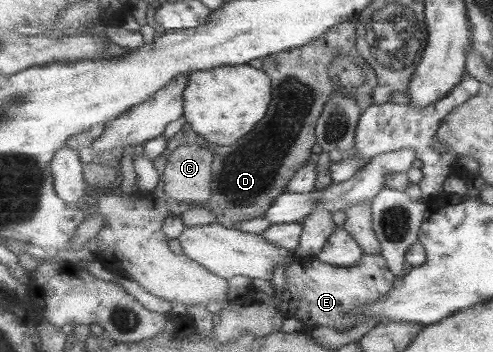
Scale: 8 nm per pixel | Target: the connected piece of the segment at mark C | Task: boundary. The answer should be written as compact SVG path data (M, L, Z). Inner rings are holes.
M184 144L168 154L164 191L175 200L206 202L213 197L214 154L196 144Z

